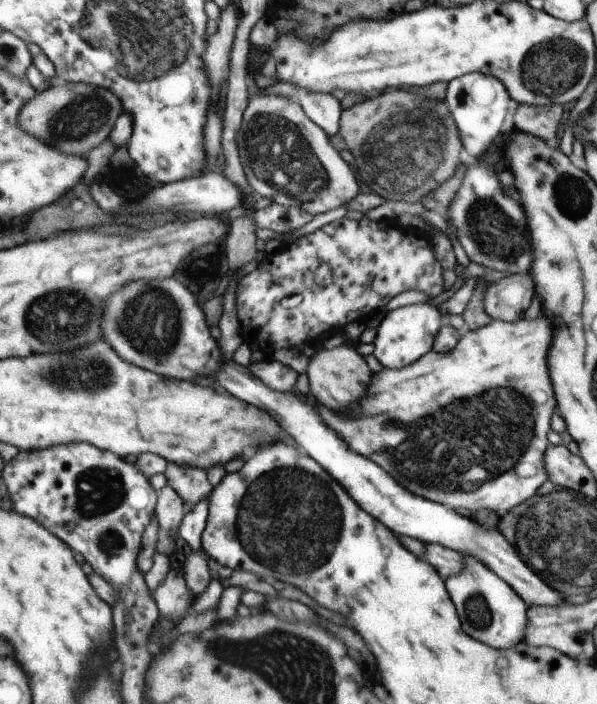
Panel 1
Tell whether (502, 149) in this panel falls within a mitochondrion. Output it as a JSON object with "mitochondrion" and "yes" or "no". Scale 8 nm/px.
{"mitochondrion":"no"}

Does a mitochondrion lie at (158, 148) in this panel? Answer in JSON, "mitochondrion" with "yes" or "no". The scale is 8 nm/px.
{"mitochondrion":"no"}

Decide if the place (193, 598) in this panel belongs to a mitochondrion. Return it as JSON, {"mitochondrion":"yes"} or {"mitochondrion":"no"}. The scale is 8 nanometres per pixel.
{"mitochondrion":"no"}

